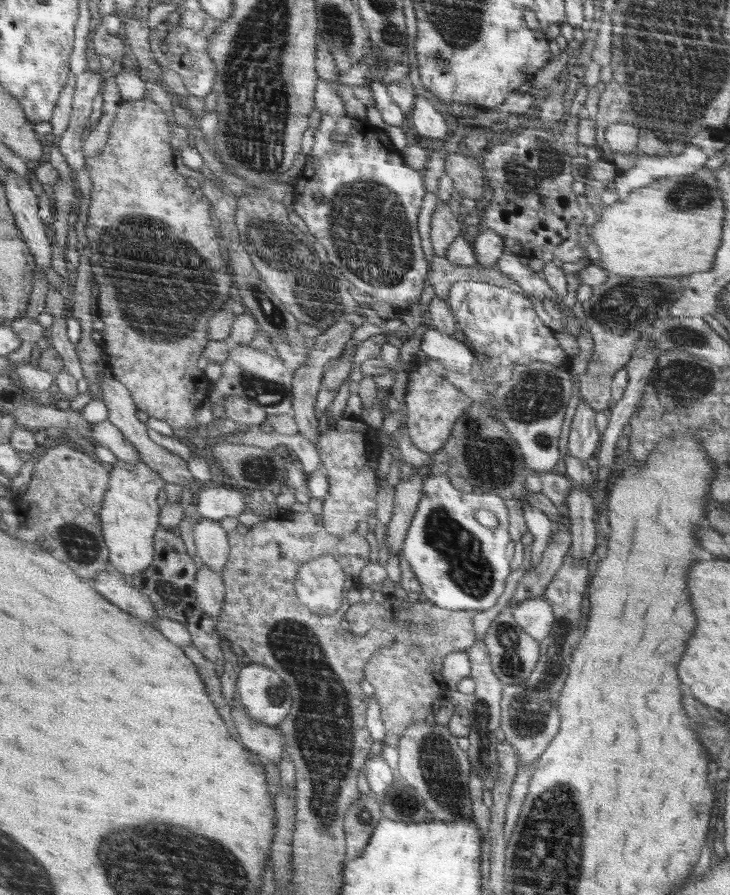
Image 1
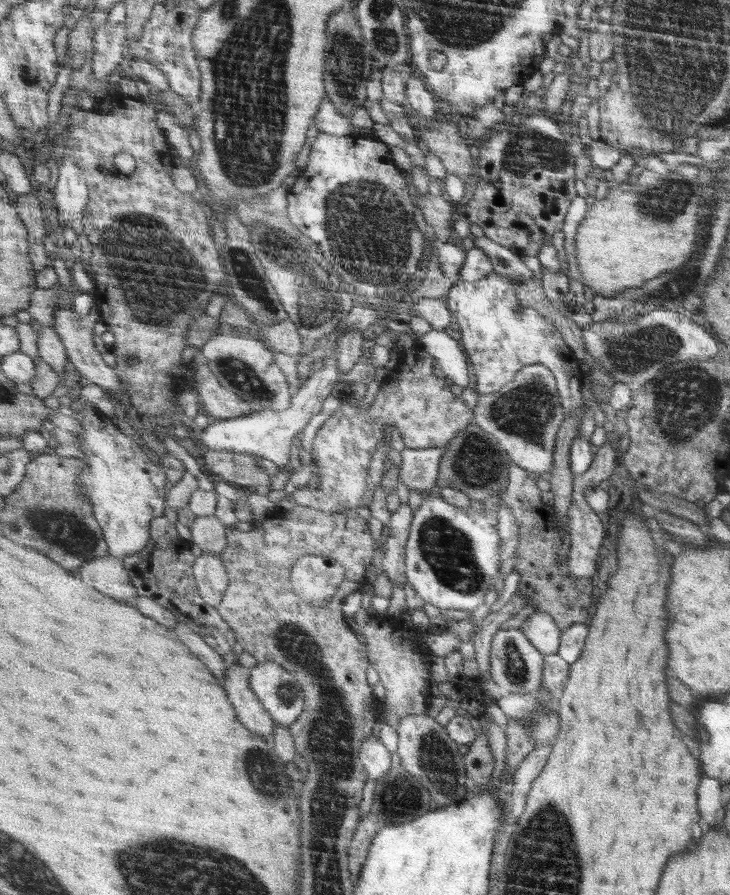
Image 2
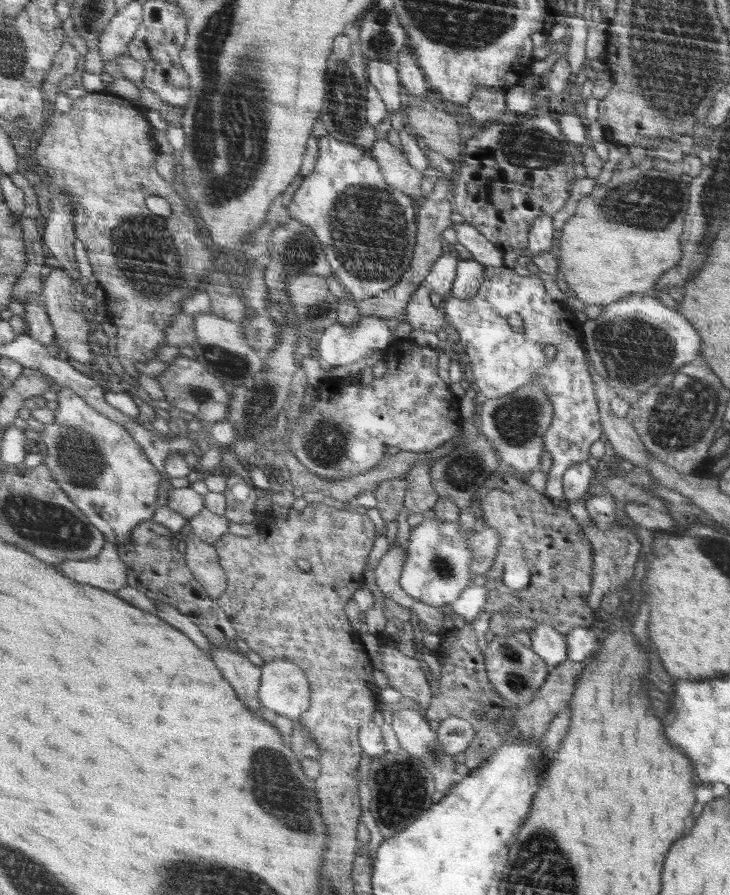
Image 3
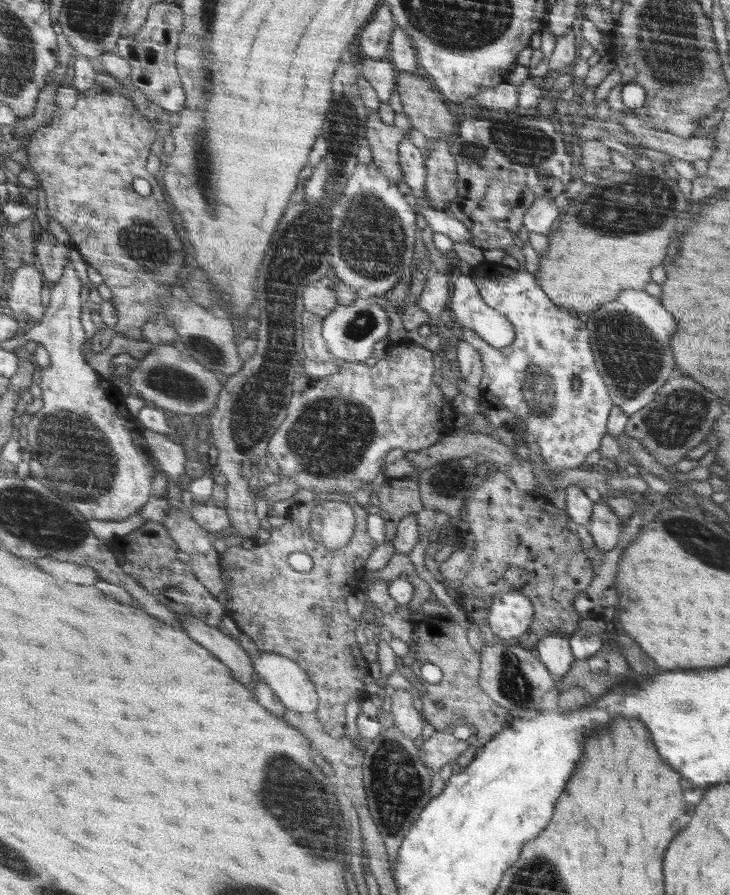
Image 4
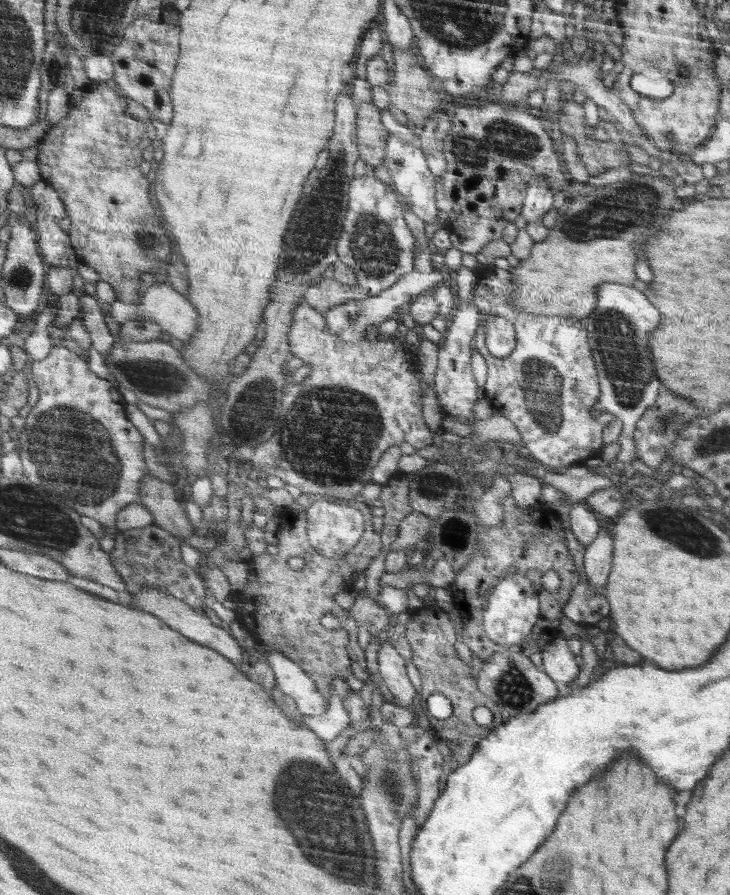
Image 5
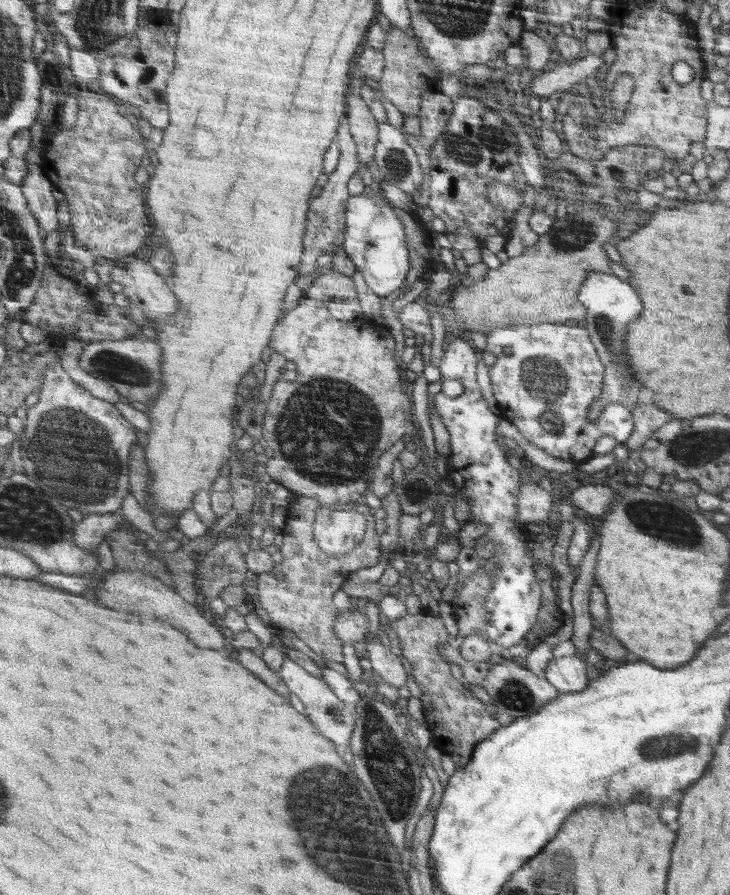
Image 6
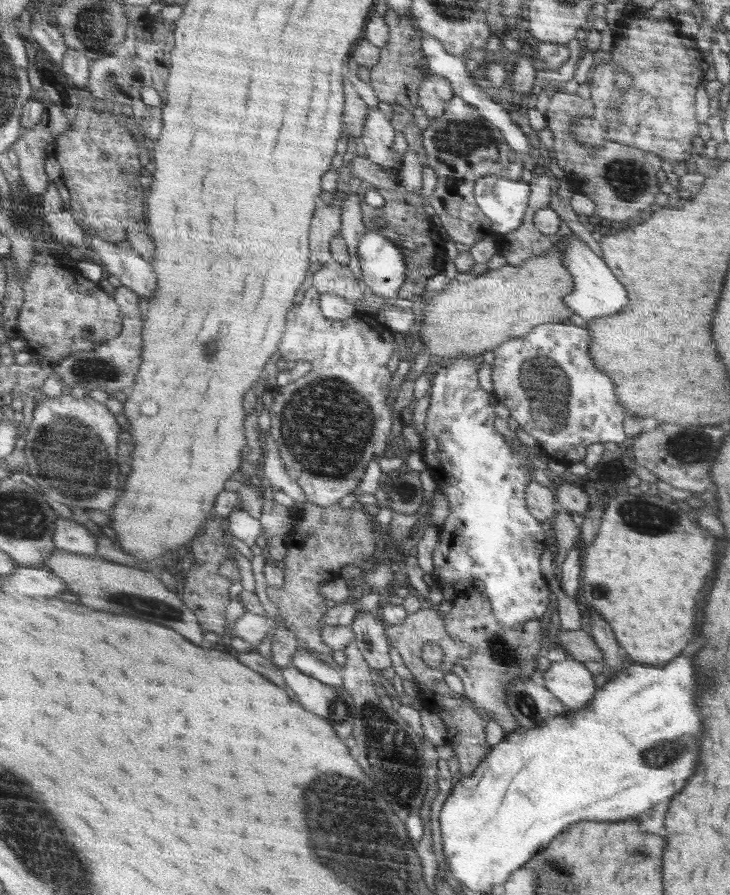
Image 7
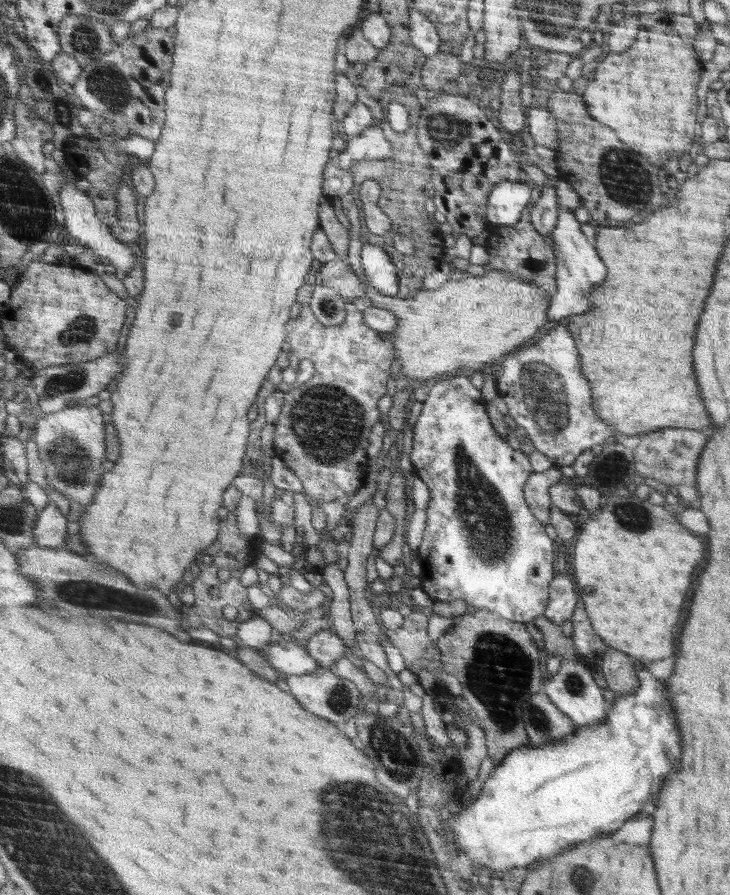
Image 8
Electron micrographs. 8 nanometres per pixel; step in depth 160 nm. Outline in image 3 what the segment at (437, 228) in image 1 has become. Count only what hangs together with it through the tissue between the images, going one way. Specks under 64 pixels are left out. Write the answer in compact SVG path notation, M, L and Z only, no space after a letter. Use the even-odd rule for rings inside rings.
M380 137L372 146L371 154L374 161L381 164L381 172L390 185L410 193L419 202L425 197L420 190L421 180L425 176L414 170L404 153L392 146L387 139Z

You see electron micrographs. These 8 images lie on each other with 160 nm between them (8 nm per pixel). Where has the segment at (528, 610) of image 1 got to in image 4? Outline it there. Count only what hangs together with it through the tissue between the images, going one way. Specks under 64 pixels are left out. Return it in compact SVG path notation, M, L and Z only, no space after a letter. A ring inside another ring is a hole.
M558 634L541 638L536 648L540 655L539 660L549 669L556 682L565 678L573 663L579 659L572 654L568 638Z

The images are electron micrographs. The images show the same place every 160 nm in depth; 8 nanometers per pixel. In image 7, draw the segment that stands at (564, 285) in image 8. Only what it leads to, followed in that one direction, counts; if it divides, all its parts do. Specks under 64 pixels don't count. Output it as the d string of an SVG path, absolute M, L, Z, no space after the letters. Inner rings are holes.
M571 233L565 238L566 248L563 252L564 265L568 269L569 273L573 276L574 284L573 291L569 295L564 297L565 305L573 312L573 314L578 314L580 318L584 320L592 320L592 318L598 318L598 316L610 316L610 314L616 314L620 312L626 304L628 304L628 298L626 298L626 290L624 286L614 278L614 274L608 270L608 266L602 262L600 256L596 256L590 247L586 245L584 240L582 240L576 233Z

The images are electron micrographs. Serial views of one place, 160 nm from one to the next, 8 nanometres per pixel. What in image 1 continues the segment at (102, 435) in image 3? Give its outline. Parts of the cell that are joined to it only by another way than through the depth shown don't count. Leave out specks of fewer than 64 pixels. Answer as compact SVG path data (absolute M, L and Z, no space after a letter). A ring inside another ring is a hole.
M117 458L116 462L107 464L109 479L104 493L103 507L99 512L101 529L107 548L110 548L110 564L114 571L130 579L134 574L144 572L152 563L152 536L158 528L160 506L156 502L160 488L164 486L163 478L153 468L142 461L127 463Z

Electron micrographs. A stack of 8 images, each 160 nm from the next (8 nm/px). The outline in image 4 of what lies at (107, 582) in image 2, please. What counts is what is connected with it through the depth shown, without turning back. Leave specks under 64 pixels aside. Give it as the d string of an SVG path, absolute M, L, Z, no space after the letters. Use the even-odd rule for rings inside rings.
M38 558L38 560L34 560L34 564L38 564L38 568L42 568L44 572L50 572L52 576L60 576L66 582L74 582L74 584L95 586L102 580L102 577L88 566L52 560L52 558Z

